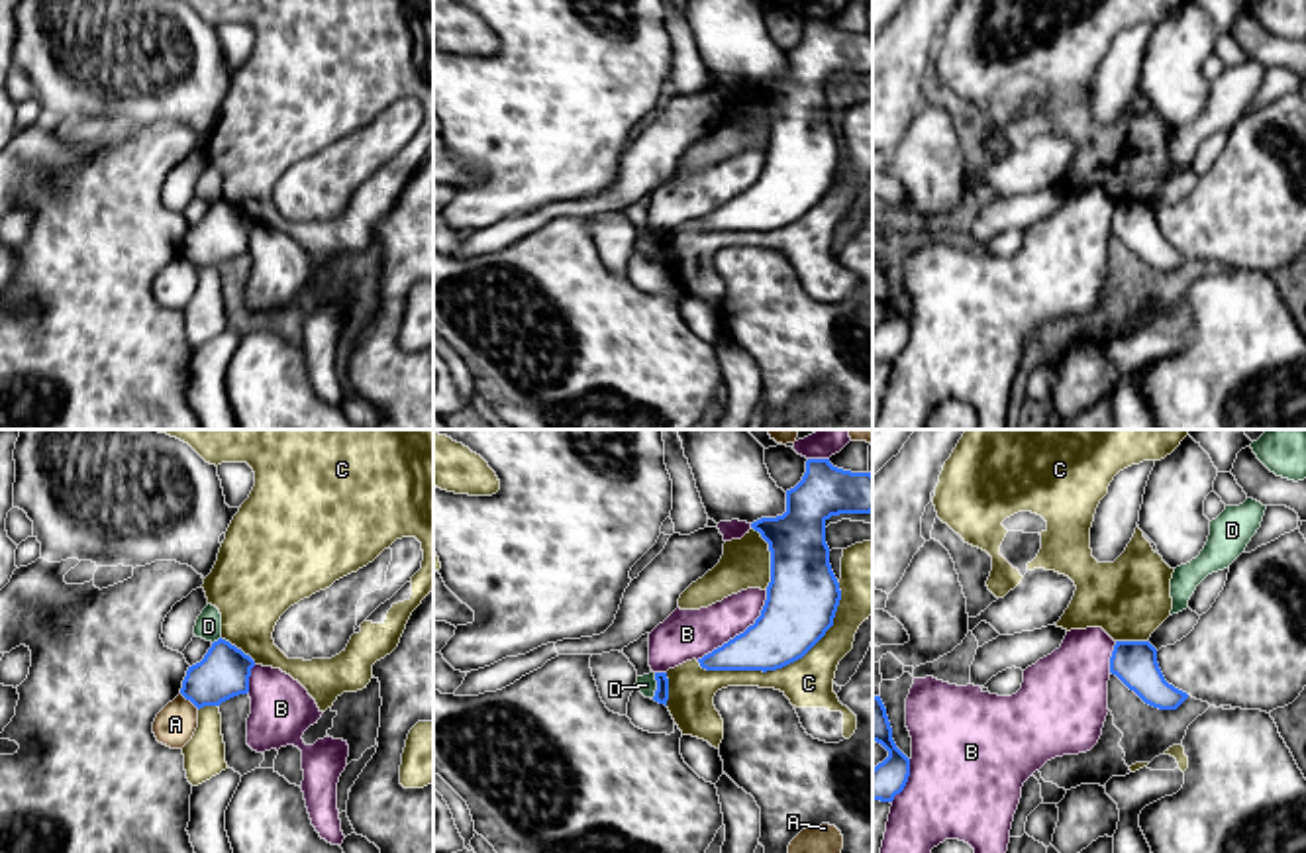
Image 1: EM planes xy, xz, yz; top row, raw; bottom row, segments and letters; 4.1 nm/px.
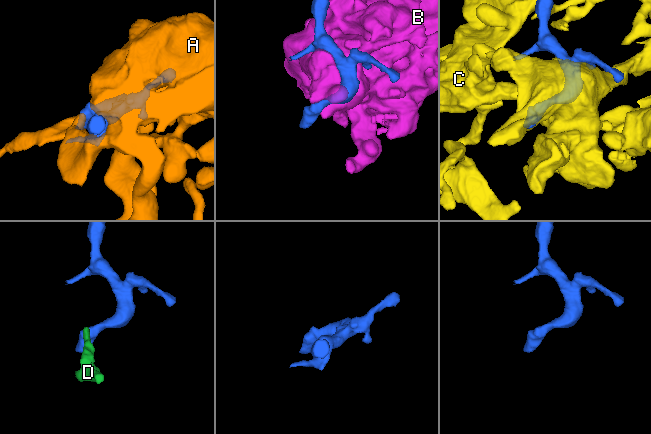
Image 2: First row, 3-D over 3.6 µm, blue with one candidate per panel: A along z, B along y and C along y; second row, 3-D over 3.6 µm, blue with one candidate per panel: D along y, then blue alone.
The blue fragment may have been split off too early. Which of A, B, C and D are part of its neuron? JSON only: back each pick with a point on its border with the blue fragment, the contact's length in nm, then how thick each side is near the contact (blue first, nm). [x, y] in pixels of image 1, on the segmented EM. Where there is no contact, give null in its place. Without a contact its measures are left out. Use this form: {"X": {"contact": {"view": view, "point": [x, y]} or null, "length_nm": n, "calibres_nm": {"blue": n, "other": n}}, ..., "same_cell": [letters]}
{"same_cell": []}

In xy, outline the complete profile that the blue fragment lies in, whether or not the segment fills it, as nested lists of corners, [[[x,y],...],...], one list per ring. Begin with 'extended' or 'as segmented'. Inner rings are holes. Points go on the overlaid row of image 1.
as segmented; [[[226,639],[212,643],[204,659],[188,667],[180,694],[198,710],[247,694],[255,661]]]

